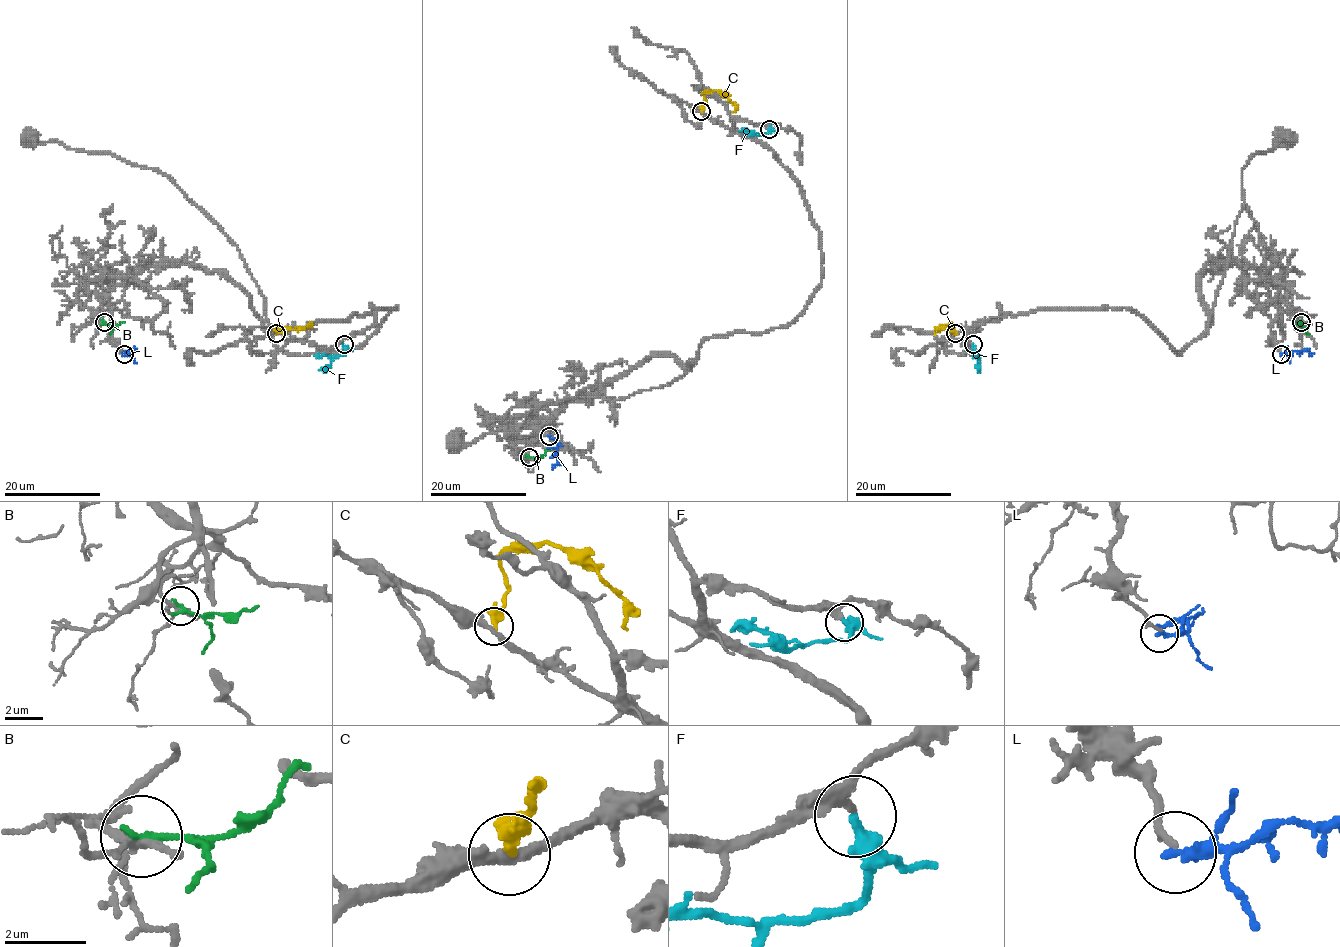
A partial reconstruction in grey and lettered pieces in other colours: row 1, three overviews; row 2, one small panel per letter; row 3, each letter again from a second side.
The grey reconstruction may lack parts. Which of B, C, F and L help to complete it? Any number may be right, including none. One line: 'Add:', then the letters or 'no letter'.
Add: F

